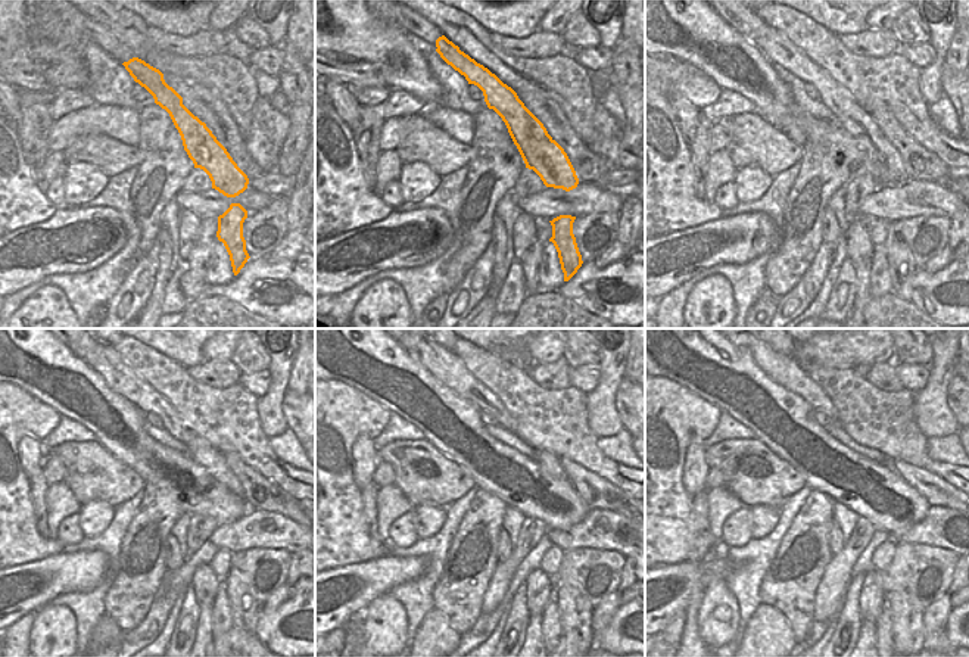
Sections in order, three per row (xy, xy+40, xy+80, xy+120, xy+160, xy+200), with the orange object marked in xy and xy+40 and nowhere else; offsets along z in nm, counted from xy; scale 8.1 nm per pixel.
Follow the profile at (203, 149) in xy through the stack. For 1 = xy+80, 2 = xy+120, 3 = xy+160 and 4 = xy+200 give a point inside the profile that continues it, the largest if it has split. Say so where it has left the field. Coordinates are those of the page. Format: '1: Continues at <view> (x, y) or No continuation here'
1: Continues at xy+80 (882, 161)
2: Continues at xy+120 (103, 358)
3: Continues at xy+160 (444, 364)
4: Continues at xy+200 (784, 370)

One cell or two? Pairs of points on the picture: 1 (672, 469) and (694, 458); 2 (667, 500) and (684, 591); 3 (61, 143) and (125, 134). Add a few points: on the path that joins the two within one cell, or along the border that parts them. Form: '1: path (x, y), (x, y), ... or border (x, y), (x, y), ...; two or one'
1: border (701, 441), (684, 454), (682, 486), (691, 497); two
2: border (686, 560), (678, 564), (660, 566); two
3: path (77, 127), (80, 124), (109, 124); one

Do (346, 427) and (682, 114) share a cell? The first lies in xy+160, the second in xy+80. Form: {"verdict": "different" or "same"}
{"verdict": "different"}

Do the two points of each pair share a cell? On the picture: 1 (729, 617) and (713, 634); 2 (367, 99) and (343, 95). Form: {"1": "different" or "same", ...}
{"1": "same", "2": "different"}

